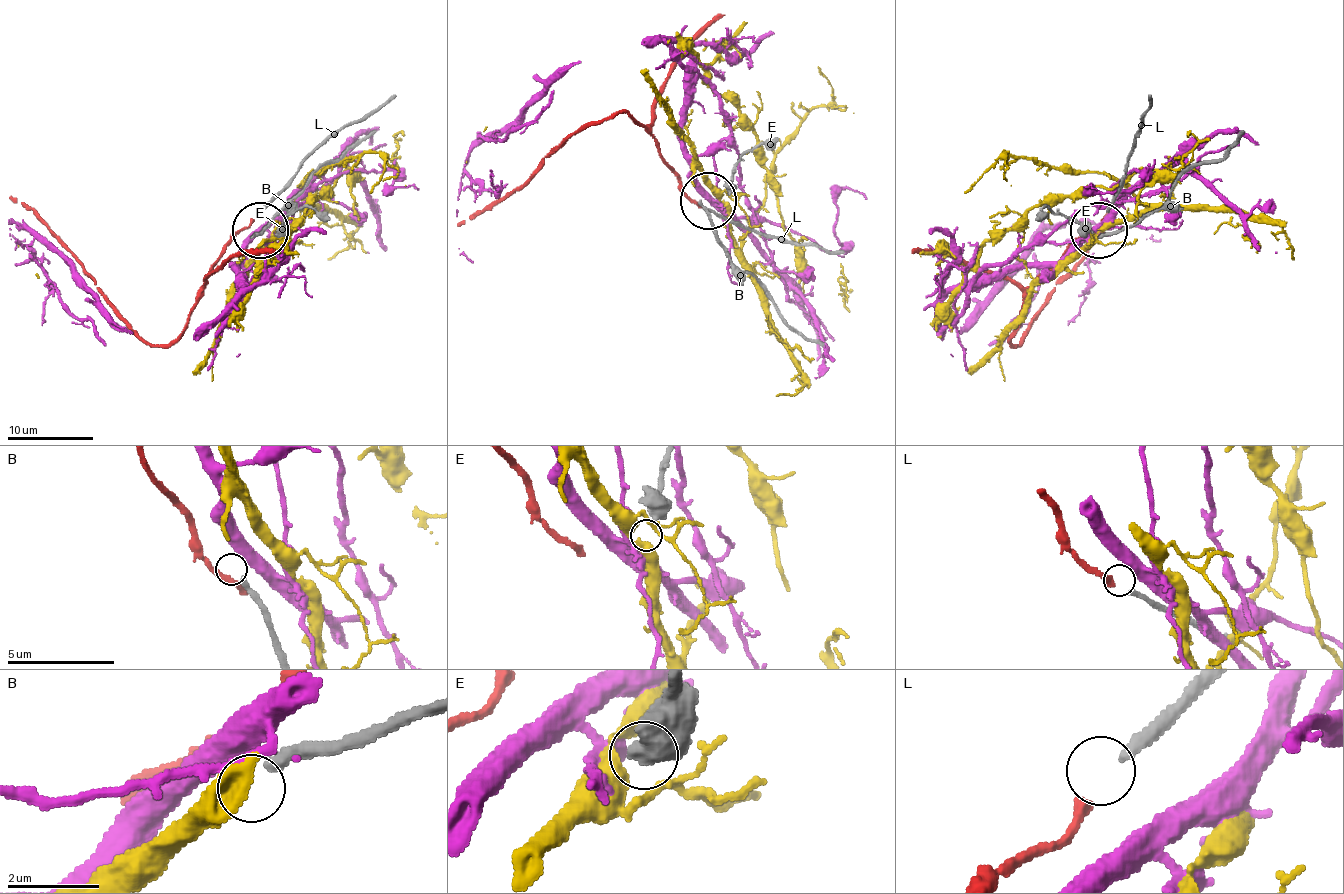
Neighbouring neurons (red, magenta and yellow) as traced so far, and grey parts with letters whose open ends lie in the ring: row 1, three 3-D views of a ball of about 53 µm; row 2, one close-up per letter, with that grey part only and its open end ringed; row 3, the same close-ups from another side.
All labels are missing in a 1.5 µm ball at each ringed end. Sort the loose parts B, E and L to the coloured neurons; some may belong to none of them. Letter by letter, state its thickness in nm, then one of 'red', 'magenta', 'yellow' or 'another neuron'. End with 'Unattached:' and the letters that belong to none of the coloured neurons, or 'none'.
B: 240 nm thick; another neuron
E: 500 nm thick; magenta
L: 240 nm thick; red
Unattached: B

